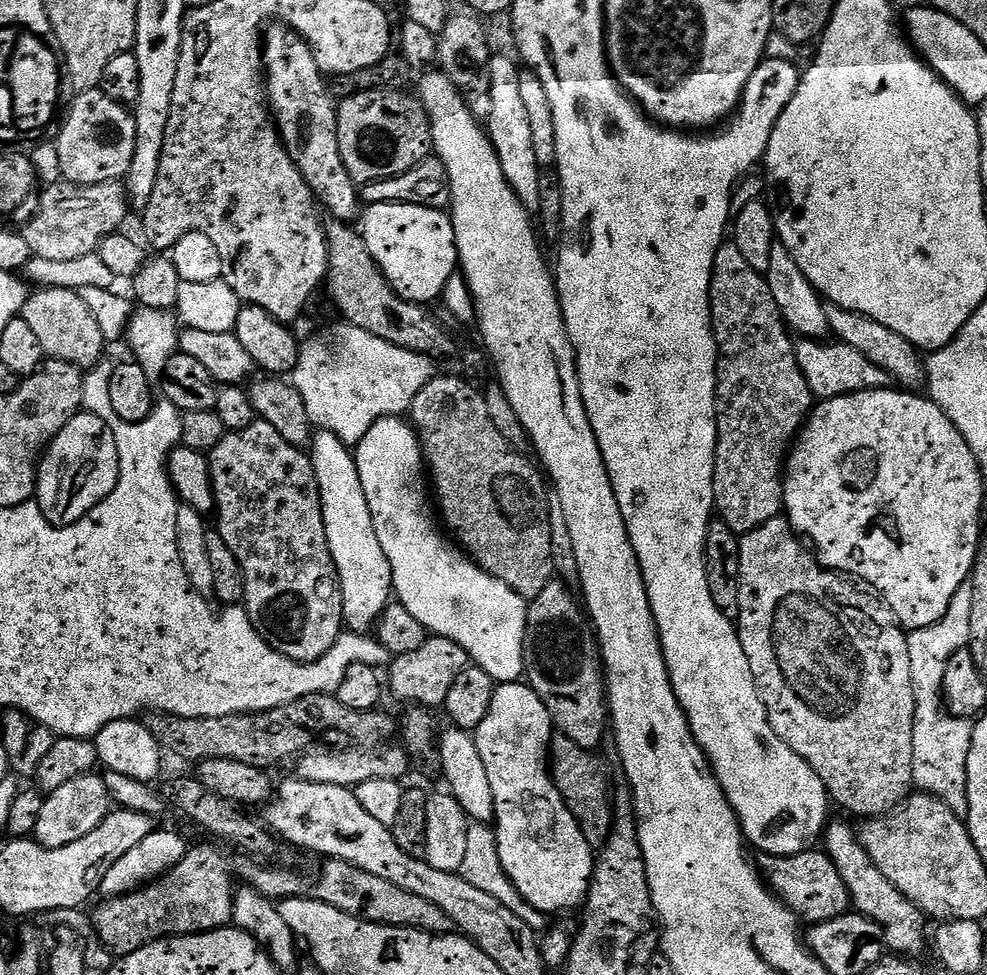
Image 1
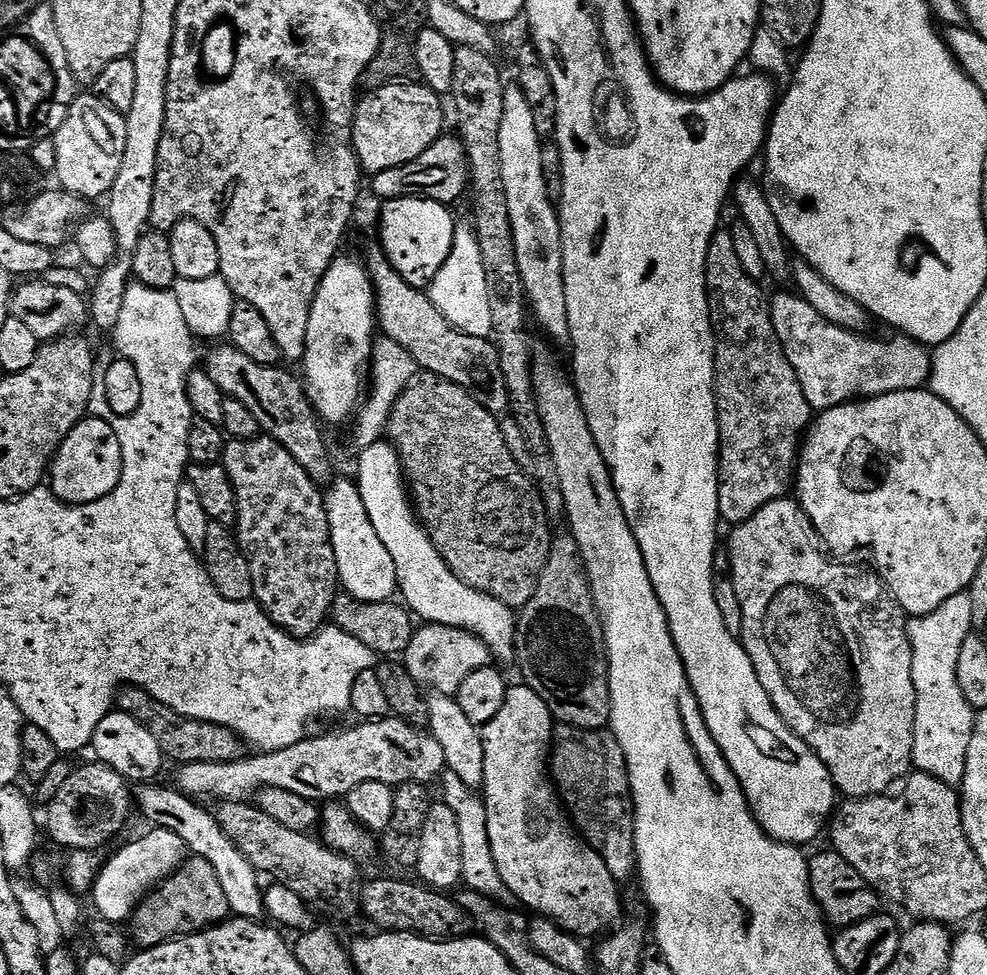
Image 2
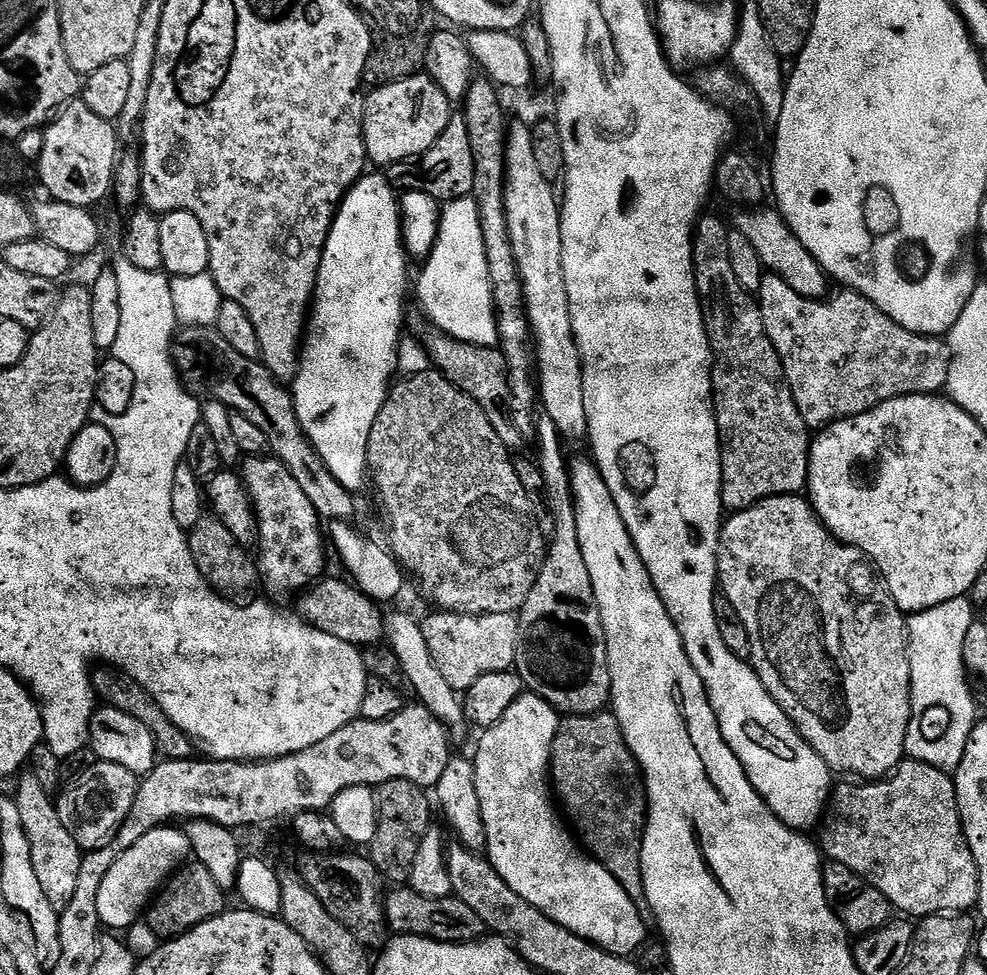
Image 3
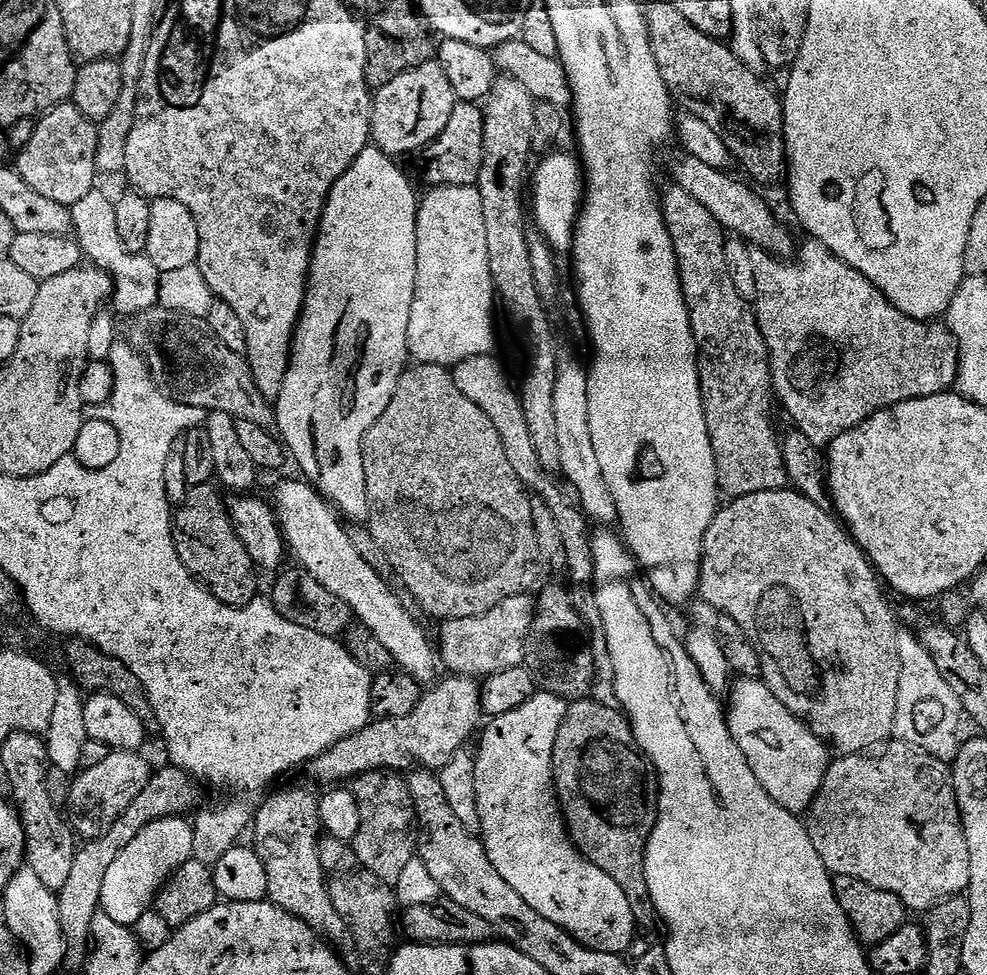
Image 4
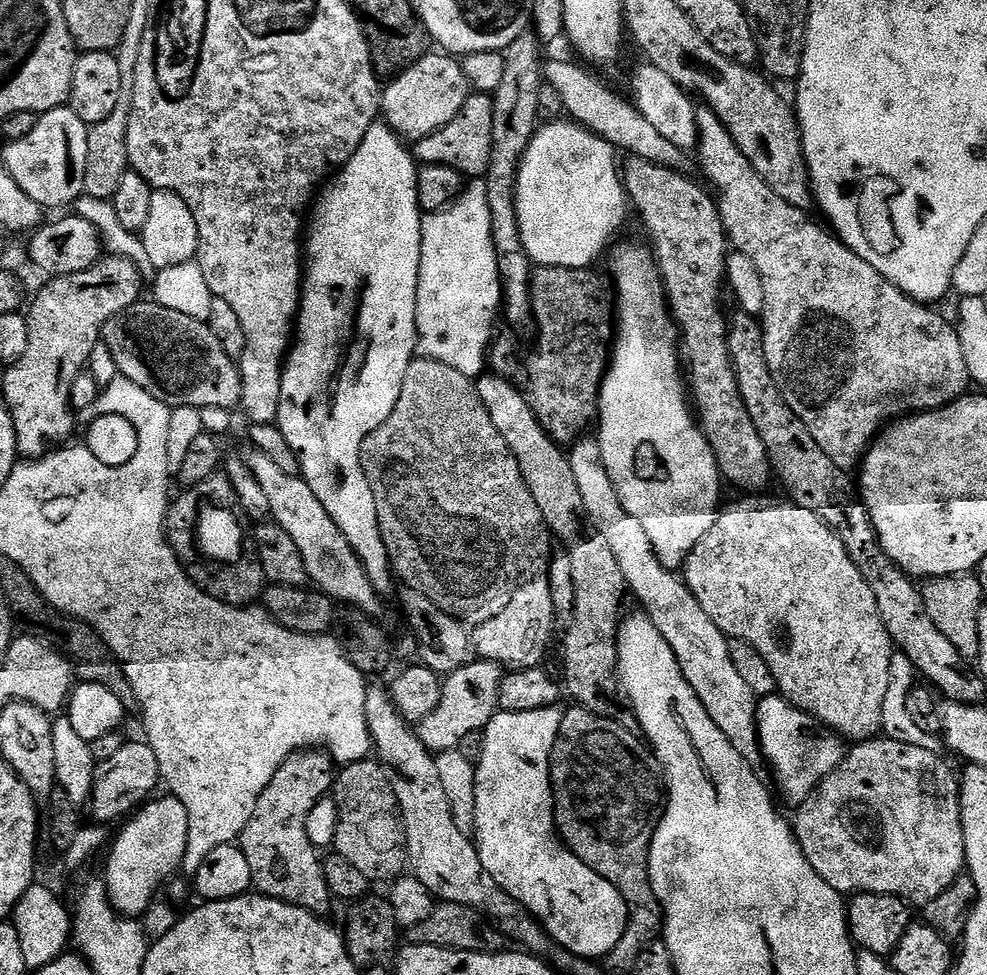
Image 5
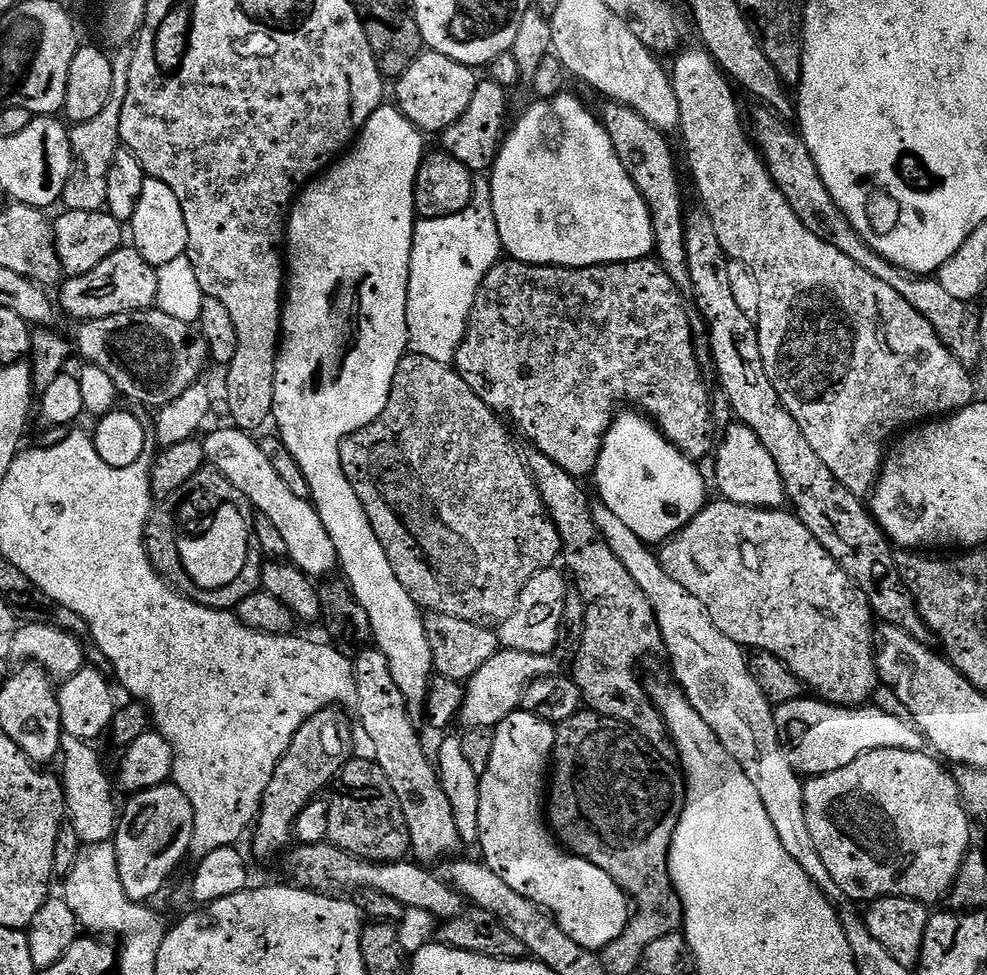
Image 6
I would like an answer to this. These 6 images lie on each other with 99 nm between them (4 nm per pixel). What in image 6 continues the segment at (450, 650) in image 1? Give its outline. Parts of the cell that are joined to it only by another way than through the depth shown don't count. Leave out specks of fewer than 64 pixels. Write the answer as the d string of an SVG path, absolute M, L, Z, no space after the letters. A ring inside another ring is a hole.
M559 567L543 568L522 590L516 608L505 620L499 621L498 635L501 648L522 650L522 654L555 653L558 648L558 628L562 622L564 599L570 589L569 581L564 581L565 573Z

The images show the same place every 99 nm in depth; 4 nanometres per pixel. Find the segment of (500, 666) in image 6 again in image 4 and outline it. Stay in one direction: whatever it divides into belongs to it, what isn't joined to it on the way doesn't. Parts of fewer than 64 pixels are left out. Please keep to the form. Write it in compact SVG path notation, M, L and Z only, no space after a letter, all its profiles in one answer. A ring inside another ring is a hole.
M449 675L447 679L429 687L421 695L418 706L414 706L406 718L373 719L368 727L323 752L311 761L313 778L328 784L324 786L336 786L365 776L368 772L404 770L400 768L411 769L413 766L420 770L439 770L447 766L465 747L464 743L472 735L477 735L482 724L481 681L470 676Z

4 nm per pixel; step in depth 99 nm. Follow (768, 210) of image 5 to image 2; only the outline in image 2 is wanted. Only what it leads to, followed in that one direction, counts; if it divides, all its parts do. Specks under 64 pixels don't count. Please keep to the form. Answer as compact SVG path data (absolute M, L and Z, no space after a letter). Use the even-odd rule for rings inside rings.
M789 292L771 297L774 330L786 358L790 358L790 366L794 366L794 374L798 374L798 382L802 382L806 402L810 402L817 413L853 400L924 388L931 381L932 352L925 345L903 334L879 340L873 334L834 326L834 322L822 318L800 295Z

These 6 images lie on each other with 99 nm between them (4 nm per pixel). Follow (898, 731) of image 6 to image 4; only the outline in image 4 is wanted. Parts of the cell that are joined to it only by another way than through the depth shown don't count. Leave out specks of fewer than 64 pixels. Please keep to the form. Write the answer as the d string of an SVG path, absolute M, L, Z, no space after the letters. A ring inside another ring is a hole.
M763 679L735 681L731 689L732 705L726 708L728 729L738 742L738 750L746 754L750 770L754 770L762 790L786 810L807 813L824 781L830 763L829 749L764 685ZM736 688L736 689L735 689Z

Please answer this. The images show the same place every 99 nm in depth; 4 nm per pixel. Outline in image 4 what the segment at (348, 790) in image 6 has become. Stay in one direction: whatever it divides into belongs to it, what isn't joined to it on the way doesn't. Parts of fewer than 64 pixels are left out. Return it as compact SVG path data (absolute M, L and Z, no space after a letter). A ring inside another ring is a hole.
M392 770L368 772L351 781L350 791L362 814L356 839L351 841L360 859L360 868L395 886L398 878L402 878L402 870L406 870L408 863L418 856L418 821L408 781Z

